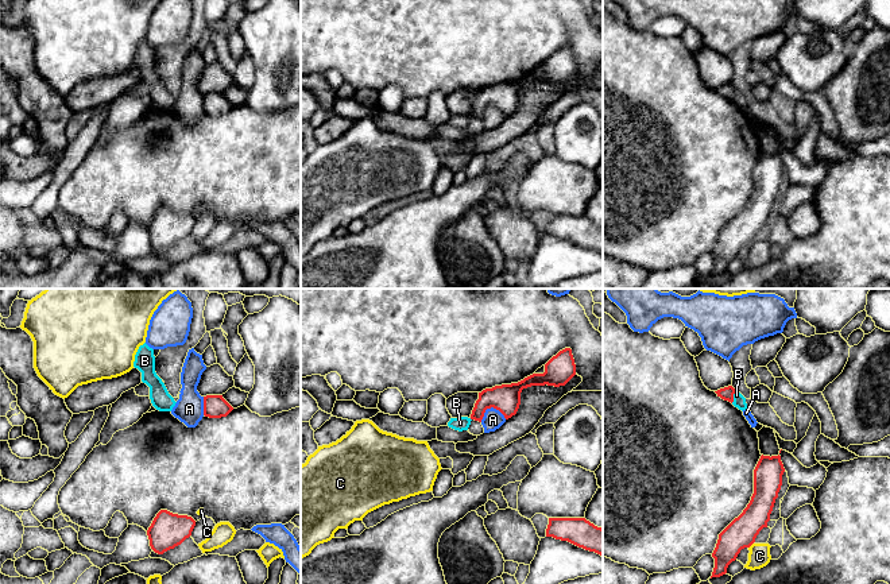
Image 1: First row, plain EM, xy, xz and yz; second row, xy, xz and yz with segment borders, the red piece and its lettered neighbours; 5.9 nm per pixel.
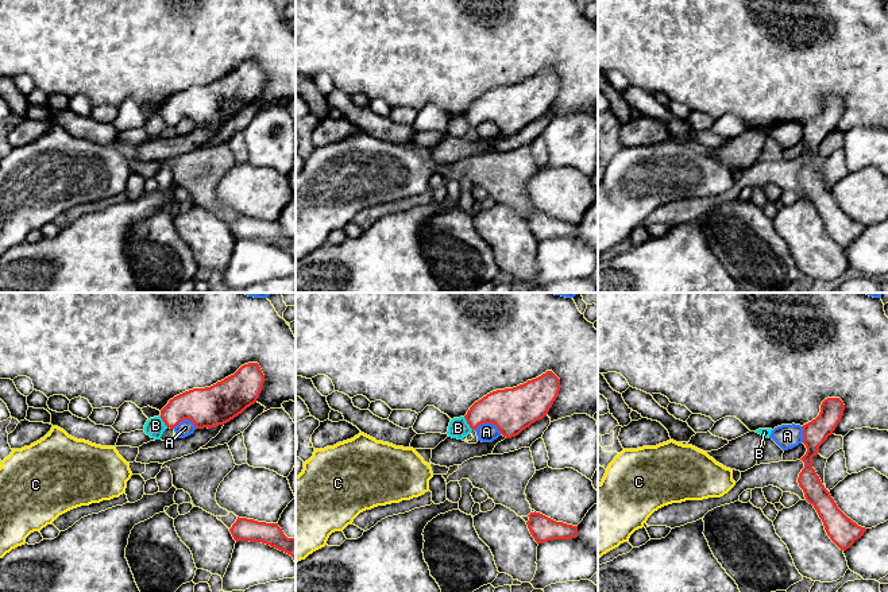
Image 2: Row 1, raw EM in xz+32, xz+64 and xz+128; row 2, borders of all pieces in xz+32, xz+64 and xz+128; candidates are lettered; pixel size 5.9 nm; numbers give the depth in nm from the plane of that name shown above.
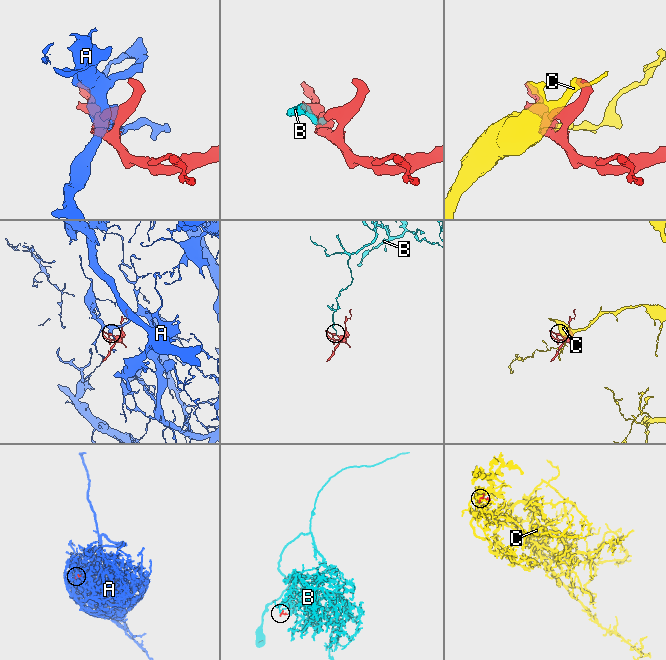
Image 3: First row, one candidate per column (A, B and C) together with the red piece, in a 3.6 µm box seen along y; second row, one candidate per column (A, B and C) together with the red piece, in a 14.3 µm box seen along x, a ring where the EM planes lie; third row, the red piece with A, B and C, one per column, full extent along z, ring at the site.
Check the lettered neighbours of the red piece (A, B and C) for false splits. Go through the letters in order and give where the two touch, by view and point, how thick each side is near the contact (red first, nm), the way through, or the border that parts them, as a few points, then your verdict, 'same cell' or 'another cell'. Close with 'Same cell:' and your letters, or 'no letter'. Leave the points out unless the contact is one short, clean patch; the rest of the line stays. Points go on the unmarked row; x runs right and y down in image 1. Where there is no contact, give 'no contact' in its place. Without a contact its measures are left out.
A: contact xz (490, 105); calibres 170 and 120 nm; another cell
B: contact yz (732, 95); calibres 80 and 80 nm; border yz (735, 88), (731, 100); another cell
C: contact yz (751, 242); calibres 180 and 130 nm; another cell
Same cell: no letter

